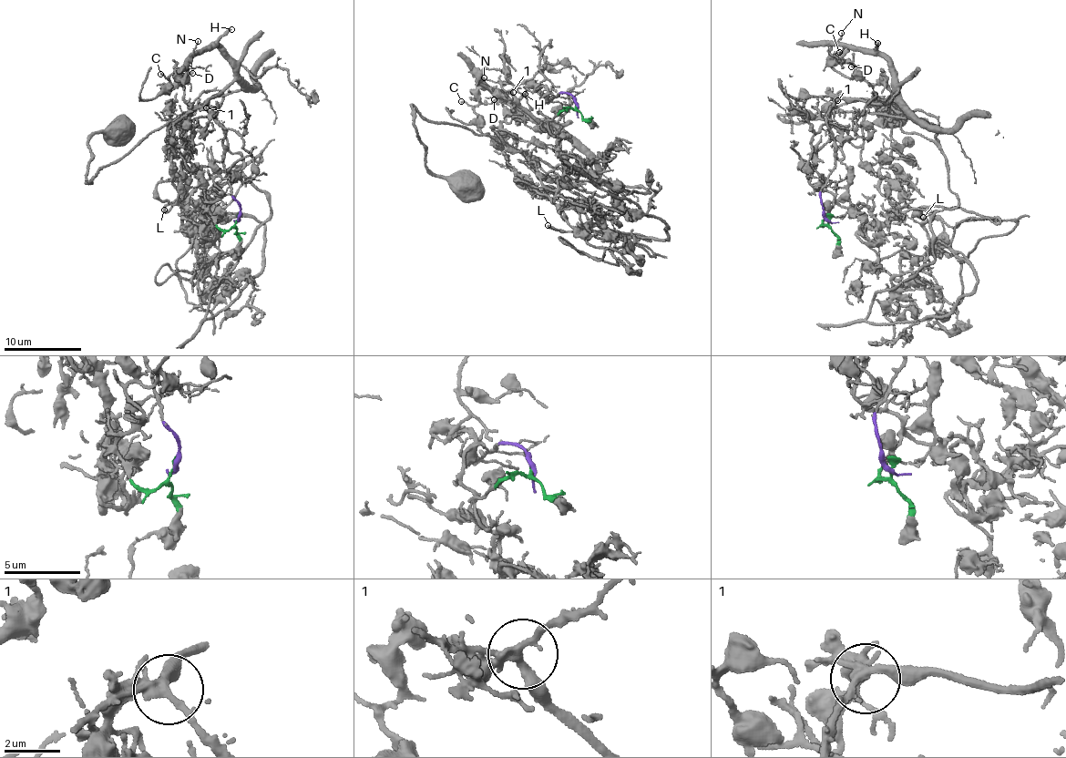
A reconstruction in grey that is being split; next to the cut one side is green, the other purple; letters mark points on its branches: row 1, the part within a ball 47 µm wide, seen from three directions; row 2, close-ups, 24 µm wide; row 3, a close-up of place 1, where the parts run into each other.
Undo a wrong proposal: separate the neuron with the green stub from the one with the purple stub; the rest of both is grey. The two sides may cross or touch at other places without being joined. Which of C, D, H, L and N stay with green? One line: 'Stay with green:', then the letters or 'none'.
Stay with green: C, D, L

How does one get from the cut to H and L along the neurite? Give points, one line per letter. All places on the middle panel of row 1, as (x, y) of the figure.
H: (577, 106), (562, 92), (546, 100), (533, 81), (513, 90), (512, 98), (552, 125), (518, 107), (524, 94)
L: (577, 106), (547, 123), (569, 168), (555, 189), (548, 189), (563, 217), (579, 230), (561, 233), (548, 224)

